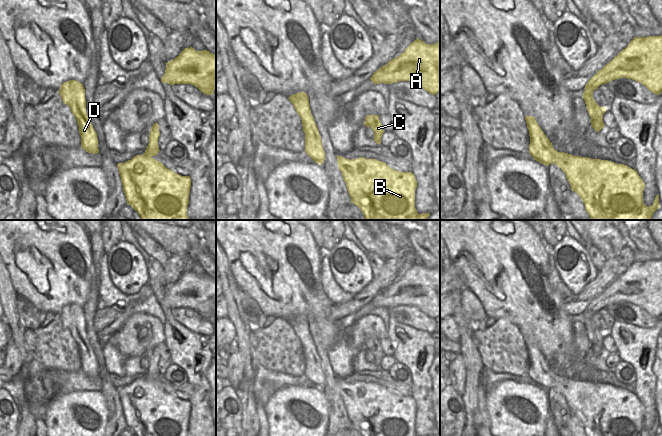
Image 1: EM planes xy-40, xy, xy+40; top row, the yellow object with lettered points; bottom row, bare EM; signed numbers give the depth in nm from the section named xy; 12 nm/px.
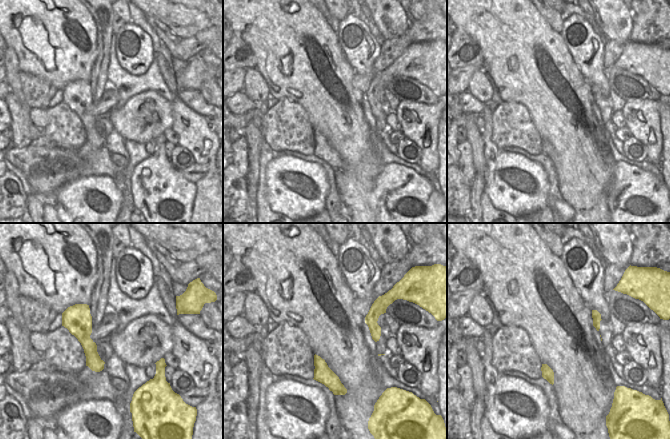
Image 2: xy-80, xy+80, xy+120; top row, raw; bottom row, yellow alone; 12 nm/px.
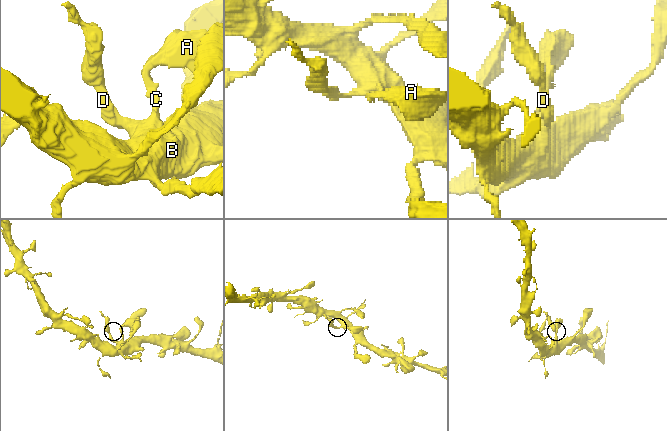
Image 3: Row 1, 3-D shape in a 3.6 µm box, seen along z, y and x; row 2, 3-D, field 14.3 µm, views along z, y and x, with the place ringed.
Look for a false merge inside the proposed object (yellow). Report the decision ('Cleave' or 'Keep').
Cleave.

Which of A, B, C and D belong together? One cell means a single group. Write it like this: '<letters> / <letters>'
A B C / D

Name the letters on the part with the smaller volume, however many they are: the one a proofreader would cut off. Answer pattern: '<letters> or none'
D.

